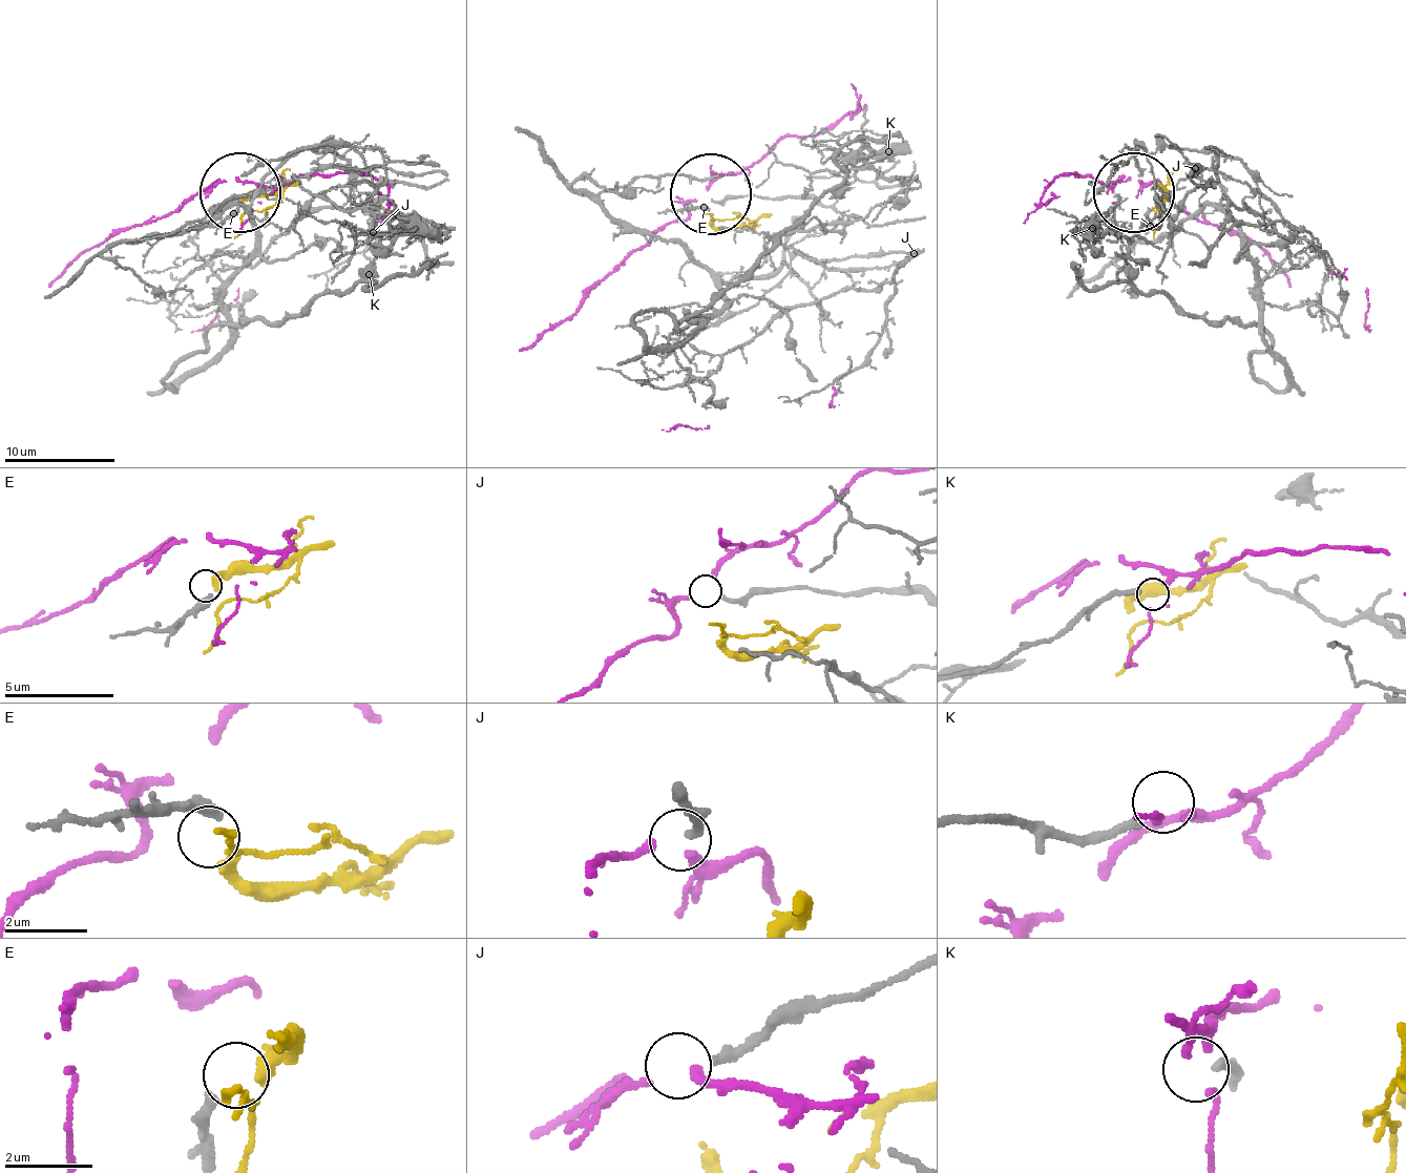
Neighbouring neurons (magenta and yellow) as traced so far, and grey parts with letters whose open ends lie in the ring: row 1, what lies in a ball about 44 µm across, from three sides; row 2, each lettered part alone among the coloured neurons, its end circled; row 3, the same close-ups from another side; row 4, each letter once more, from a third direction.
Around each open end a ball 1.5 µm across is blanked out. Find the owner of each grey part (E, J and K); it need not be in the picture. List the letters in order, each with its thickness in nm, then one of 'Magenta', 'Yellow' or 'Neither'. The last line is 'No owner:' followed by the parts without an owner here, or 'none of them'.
E: Thickness 320 nm. Yellow
J: Thickness 190 nm. Neither
K: Thickness 200 nm. Neither
No owner: J, K

